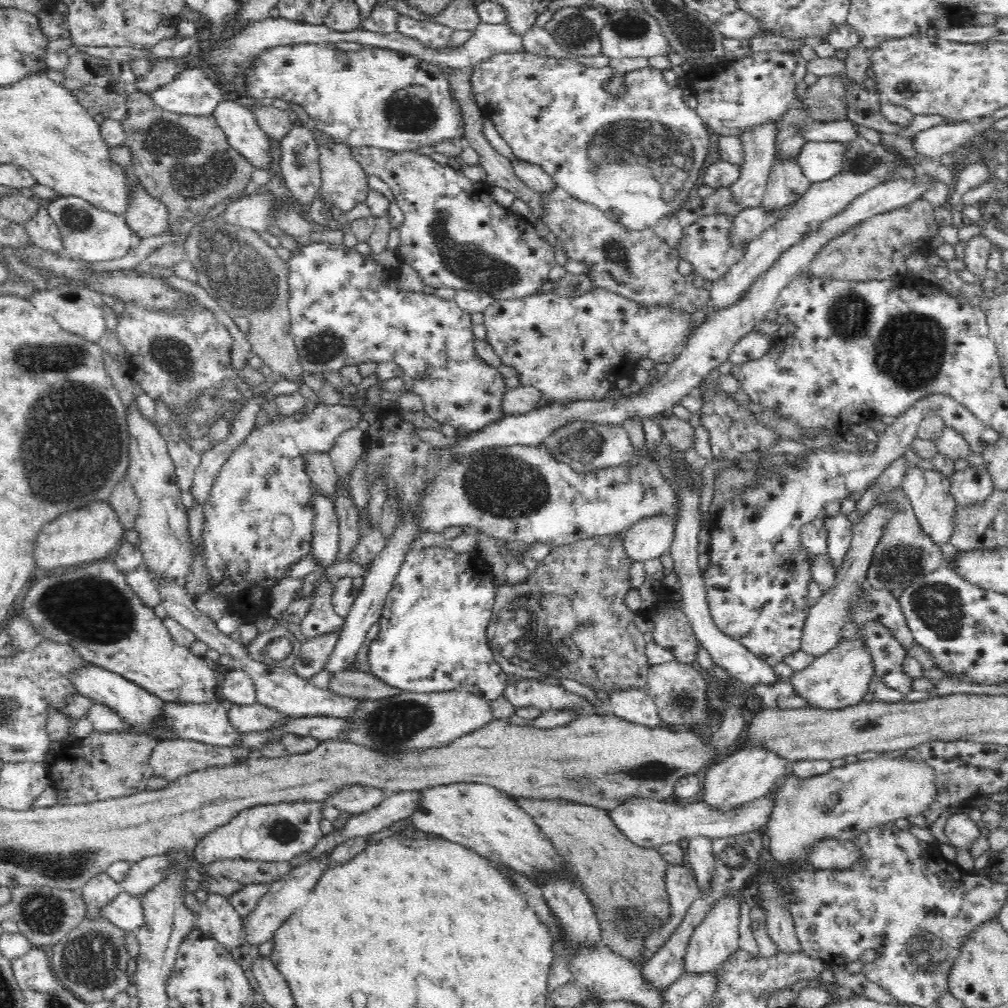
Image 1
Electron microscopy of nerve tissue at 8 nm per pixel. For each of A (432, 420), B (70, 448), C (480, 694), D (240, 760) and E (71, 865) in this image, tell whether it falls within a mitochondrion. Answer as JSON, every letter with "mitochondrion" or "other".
{"A":"other","B":"mitochondrion","C":"other","D":"other","E":"mitochondrion"}

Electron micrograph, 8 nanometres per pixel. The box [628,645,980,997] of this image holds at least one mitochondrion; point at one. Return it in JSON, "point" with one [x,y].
{"point":[927,951]}

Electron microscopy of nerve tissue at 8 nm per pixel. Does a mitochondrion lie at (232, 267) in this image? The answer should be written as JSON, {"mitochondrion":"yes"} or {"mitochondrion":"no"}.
{"mitochondrion":"yes"}

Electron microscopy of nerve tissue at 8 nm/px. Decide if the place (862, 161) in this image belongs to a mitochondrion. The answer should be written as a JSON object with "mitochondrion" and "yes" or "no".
{"mitochondrion":"yes"}

